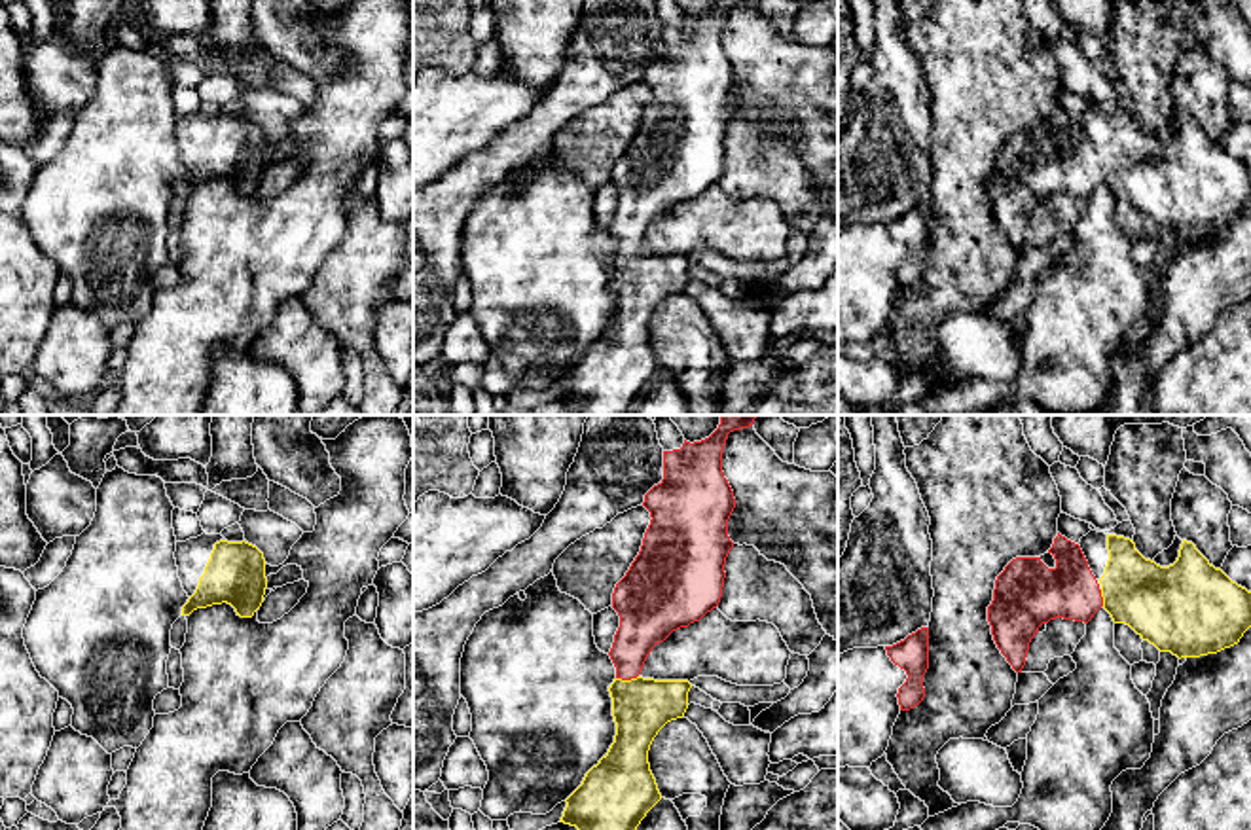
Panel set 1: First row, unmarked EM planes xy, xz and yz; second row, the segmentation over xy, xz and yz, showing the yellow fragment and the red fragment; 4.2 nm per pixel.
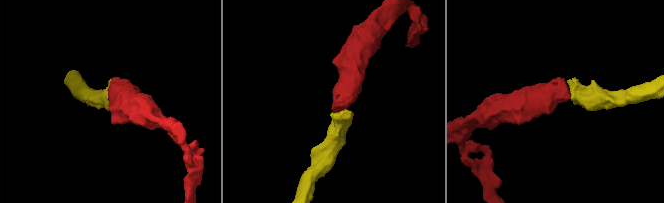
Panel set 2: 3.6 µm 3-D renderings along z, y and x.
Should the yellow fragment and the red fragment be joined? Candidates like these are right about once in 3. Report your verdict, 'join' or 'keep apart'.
join

